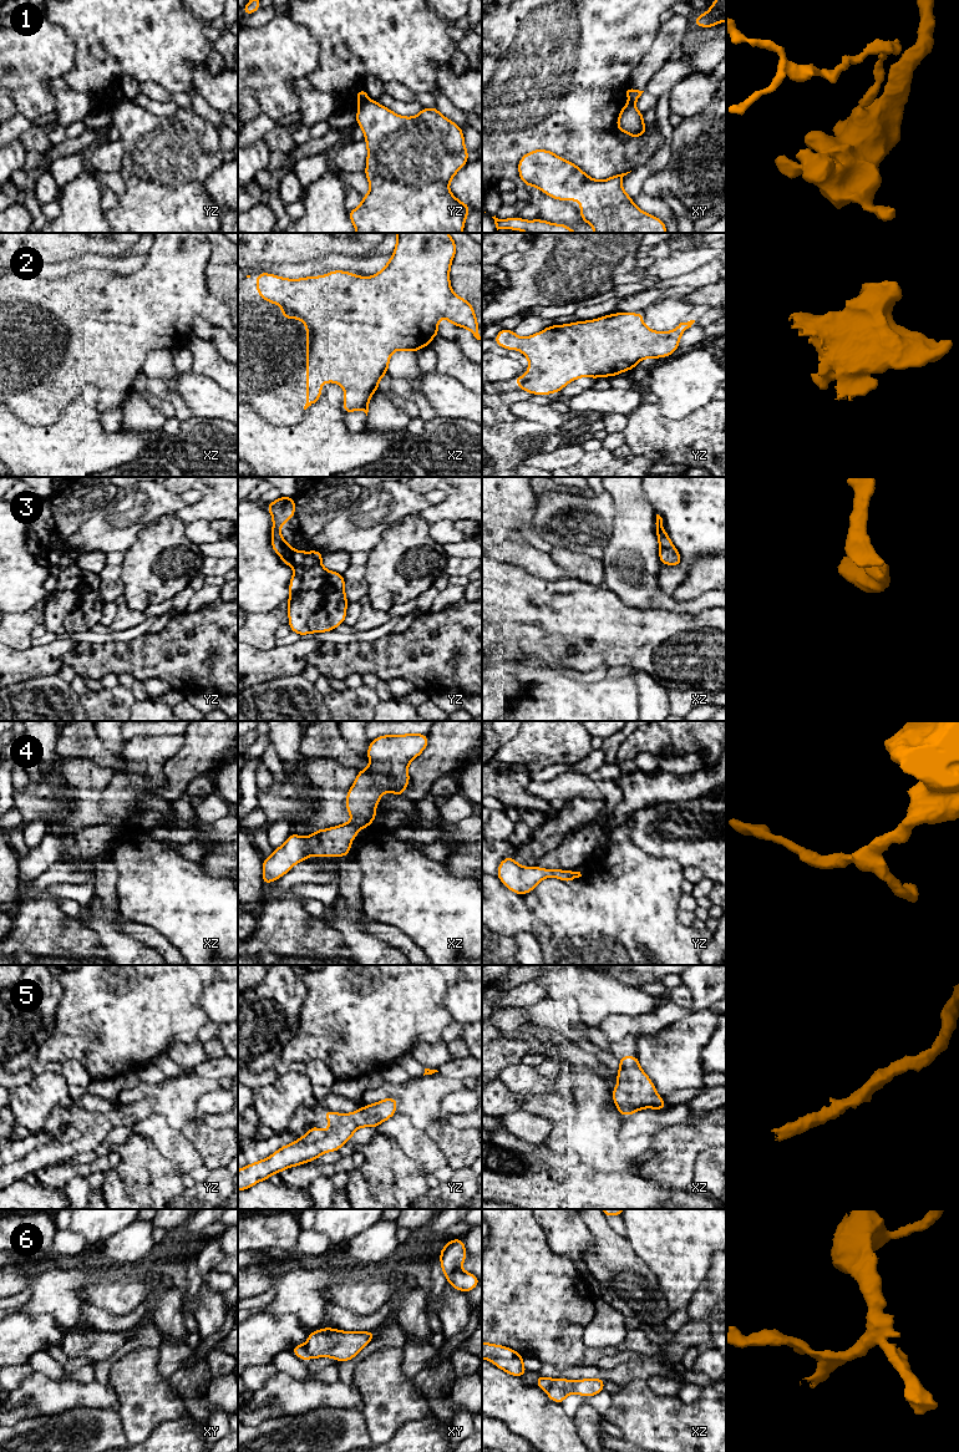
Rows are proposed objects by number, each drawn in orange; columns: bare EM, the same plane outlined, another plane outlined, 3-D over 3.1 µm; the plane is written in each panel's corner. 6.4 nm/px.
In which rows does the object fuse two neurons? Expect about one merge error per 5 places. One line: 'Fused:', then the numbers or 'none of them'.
Fused: 1, 6

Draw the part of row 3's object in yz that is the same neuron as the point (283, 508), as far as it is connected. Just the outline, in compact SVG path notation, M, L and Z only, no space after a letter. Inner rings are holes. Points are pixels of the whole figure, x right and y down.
M279 497L267 504L273 517L272 547L285 565L294 568L286 603L290 630L301 635L335 630L346 618L347 599L342 574L321 565L320 550L294 550L280 533L281 526L295 517L295 501Z

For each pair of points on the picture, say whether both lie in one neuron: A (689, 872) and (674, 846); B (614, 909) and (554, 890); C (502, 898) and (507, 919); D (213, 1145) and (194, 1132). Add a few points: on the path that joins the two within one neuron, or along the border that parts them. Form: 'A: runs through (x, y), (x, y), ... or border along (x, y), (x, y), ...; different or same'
A: border along (684, 867), (696, 867), (704, 876); different
B: runs through (599, 909), (573, 909), (569, 905); same
C: runs through (502, 903), (502, 914); same
D: runs through (208, 1142), (199, 1135); same

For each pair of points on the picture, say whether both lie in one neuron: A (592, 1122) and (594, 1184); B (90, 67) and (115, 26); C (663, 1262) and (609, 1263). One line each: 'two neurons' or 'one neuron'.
A: two neurons
B: one neuron
C: two neurons

